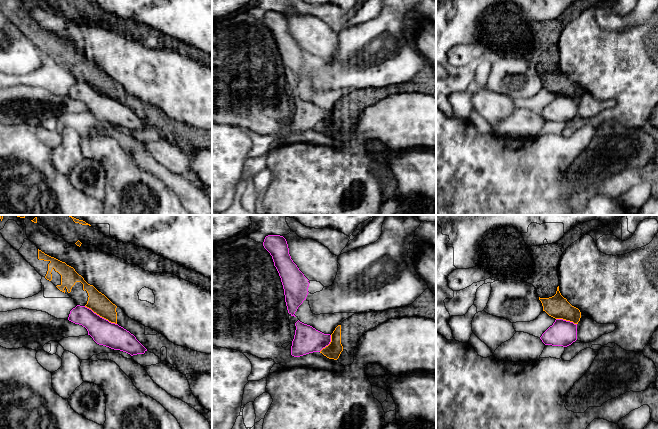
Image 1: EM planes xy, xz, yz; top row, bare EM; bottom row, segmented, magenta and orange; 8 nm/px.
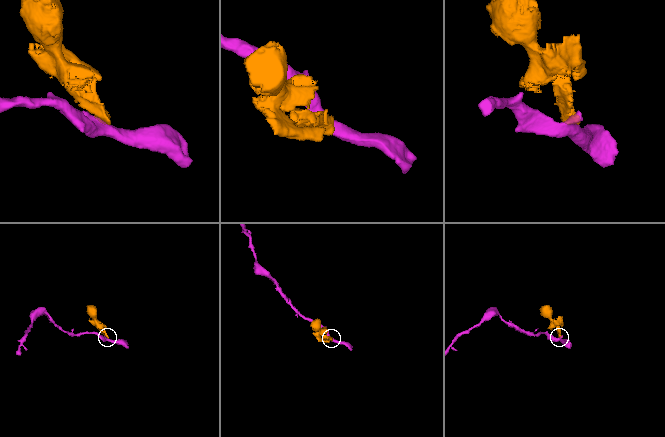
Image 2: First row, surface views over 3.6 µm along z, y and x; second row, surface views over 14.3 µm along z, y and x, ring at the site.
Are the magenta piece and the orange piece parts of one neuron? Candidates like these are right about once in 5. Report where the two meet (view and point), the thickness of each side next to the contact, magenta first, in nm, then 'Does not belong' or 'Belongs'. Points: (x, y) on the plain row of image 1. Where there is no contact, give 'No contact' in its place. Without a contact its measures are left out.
Touches magenta at xy (99, 92). Thickness 200 nm (magenta) against 160 nm. Does not belong

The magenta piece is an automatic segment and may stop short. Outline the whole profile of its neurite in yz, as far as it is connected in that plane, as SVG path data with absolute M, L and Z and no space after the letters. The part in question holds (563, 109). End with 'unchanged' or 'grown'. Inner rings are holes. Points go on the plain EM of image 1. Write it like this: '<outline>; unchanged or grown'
M556 95L540 115L545 121L567 123L577 116L577 100Z; unchanged

